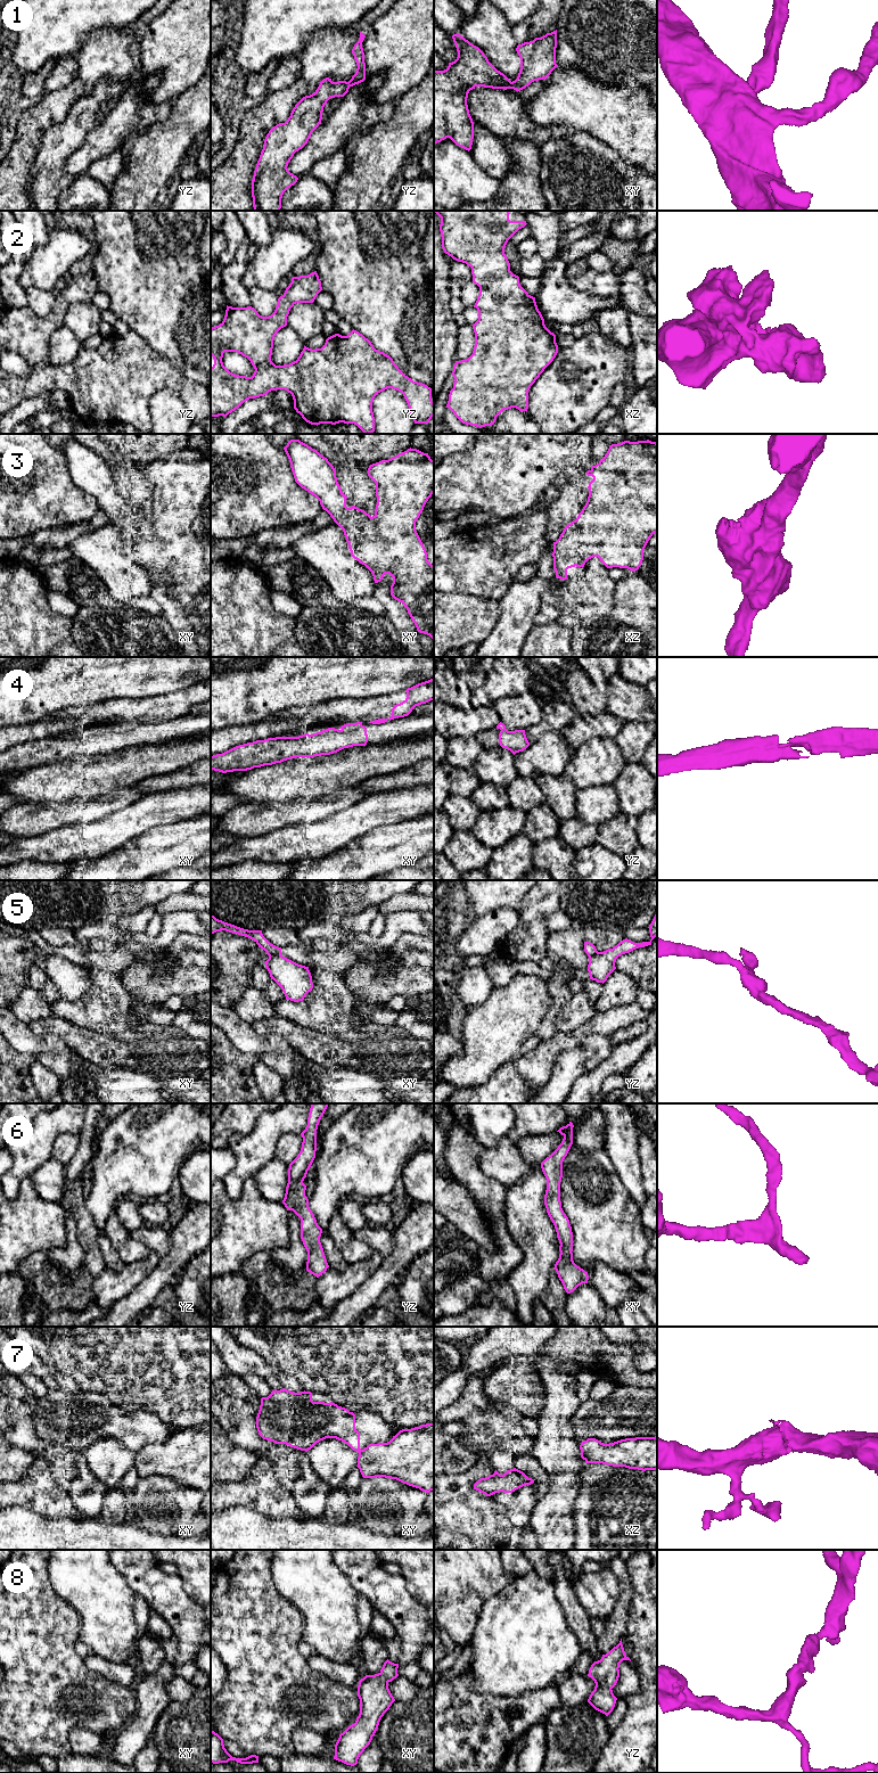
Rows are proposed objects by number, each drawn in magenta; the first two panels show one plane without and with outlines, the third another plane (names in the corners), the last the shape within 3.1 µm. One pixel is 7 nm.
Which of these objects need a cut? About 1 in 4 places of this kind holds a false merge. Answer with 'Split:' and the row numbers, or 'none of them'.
Split: 4, 5, 7

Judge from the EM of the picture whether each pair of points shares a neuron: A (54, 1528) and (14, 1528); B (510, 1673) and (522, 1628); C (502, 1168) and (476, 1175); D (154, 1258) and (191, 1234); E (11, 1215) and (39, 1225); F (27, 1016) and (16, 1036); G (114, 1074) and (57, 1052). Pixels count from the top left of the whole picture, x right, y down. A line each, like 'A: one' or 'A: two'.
A: one
B: one
C: two
D: two
E: one
F: two
G: two

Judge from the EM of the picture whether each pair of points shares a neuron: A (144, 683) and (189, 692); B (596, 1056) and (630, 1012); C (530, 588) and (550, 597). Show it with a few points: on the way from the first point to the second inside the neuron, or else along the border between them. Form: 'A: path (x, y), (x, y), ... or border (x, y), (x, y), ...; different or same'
A: border (177, 690), (173, 692); different
B: path (599, 1043), (599, 1037), (617, 1019); same
C: border (561, 581), (547, 589), (542, 593), (540, 601); different

